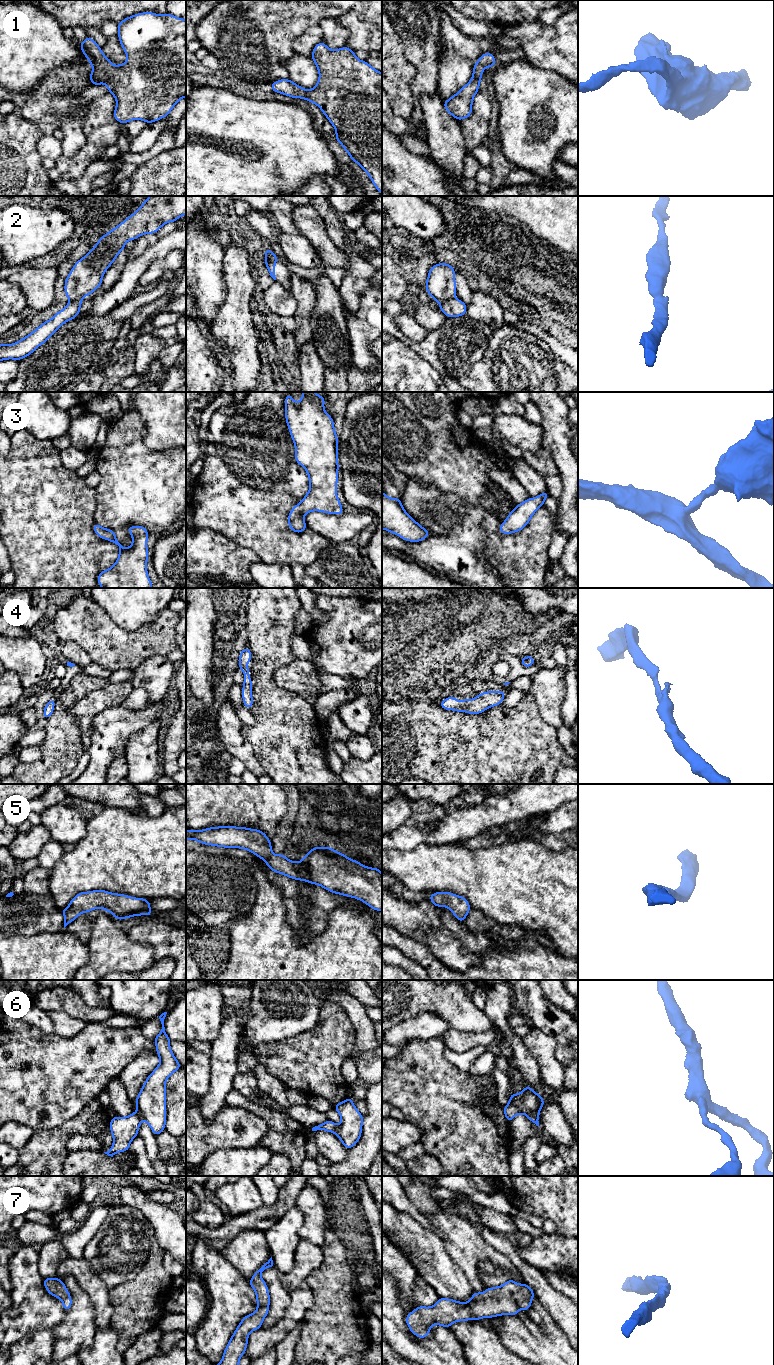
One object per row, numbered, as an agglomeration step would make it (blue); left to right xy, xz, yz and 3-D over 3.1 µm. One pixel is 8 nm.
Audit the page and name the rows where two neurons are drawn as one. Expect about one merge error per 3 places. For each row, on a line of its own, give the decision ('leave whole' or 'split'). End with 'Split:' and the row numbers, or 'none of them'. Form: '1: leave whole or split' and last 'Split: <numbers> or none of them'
1: leave whole
2: split
3: leave whole
4: leave whole
5: leave whole
6: split
7: leave whole
Split: 2, 6

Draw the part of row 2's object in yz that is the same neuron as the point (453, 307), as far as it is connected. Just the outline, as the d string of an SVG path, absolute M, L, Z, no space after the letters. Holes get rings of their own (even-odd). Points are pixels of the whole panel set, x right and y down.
M449 299L445 302L441 302L439 309L447 317L459 317L466 314L466 304L459 299Z

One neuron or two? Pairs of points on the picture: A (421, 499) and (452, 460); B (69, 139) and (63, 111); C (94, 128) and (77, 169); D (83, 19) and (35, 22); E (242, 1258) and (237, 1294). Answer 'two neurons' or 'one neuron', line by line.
A: two neurons
B: one neuron
C: one neuron
D: two neurons
E: two neurons

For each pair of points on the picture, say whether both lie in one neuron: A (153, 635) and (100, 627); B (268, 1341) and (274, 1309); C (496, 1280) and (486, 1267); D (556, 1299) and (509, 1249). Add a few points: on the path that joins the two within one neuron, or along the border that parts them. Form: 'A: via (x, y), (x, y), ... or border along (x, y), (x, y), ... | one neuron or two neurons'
A: via (140, 637), (113, 637) | one neuron
B: border along (286, 1308), (283, 1315), (272, 1325), (261, 1328) | two neurons
C: via (493, 1277), (488, 1270) | one neuron
D: via (543, 1288), (518, 1262) | one neuron

